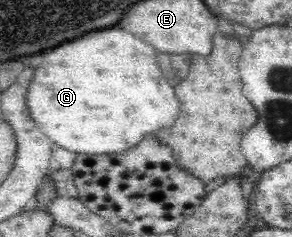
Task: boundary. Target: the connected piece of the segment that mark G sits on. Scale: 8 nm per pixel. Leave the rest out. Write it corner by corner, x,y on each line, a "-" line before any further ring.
119,28
97,30
73,44
51,48
45,52
43,61
34,70
27,90
26,105
31,119
54,145
75,154
100,155
133,148
145,135
169,128
179,116
180,102
175,90
163,82
161,70
155,62
157,50
151,44

